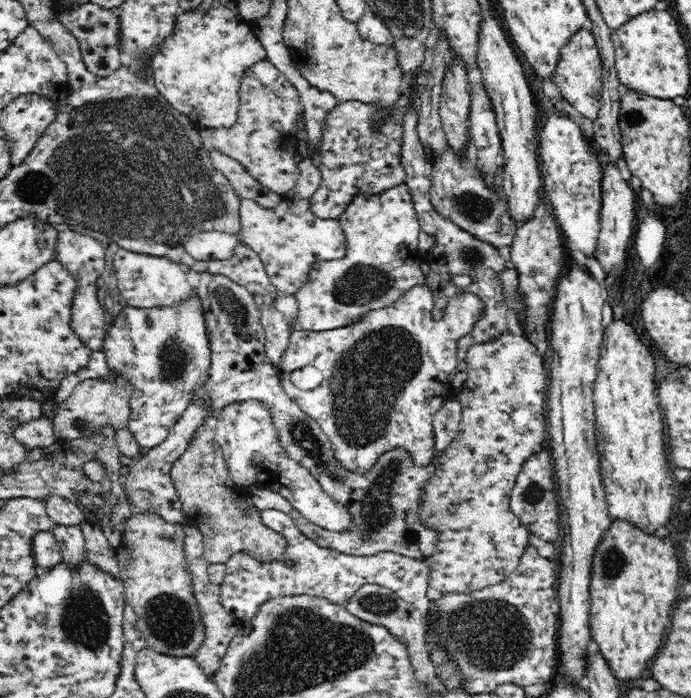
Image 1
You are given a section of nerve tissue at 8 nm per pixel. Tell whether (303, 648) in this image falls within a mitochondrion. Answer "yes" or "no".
yes

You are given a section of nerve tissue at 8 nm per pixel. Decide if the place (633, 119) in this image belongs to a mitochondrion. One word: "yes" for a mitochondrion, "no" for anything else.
yes

